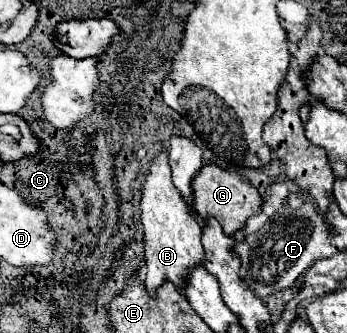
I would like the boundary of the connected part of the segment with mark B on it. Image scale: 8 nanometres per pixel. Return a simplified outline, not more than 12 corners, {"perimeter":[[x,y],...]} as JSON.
{"perimeter":[[168,153],[142,181],[146,287],[182,289],[202,227],[172,187]]}

